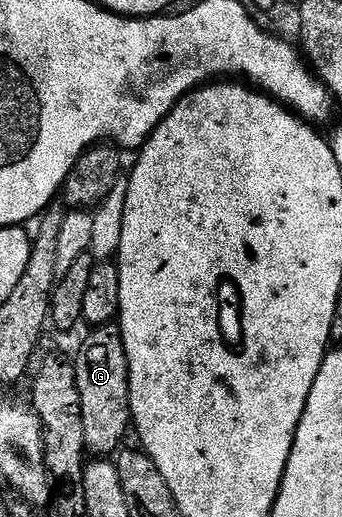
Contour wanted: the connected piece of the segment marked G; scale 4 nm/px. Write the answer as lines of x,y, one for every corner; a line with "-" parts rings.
111,322
90,330
86,341
78,348
78,357
73,357
76,374
76,390
80,392
80,414
84,416
84,442
87,453
94,458
110,458
119,451
122,439
132,428
130,418
130,375
128,374
128,358
122,341
122,330
117,323

